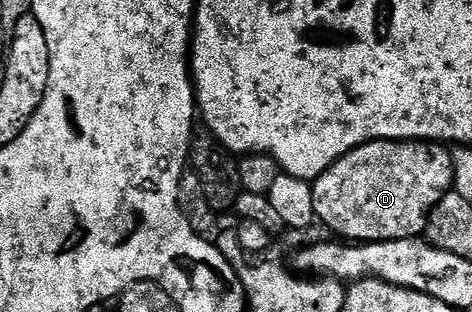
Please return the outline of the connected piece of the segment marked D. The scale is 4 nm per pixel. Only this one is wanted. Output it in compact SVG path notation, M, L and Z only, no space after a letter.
M374 139L346 153L311 183L313 212L335 237L356 244L418 238L425 233L431 211L453 189L453 184L453 153L443 143Z

